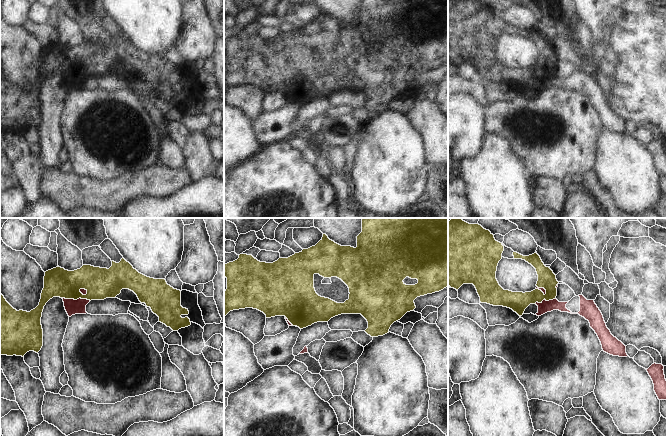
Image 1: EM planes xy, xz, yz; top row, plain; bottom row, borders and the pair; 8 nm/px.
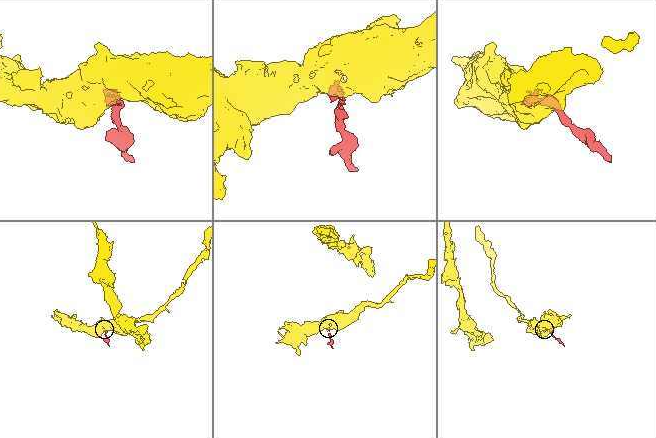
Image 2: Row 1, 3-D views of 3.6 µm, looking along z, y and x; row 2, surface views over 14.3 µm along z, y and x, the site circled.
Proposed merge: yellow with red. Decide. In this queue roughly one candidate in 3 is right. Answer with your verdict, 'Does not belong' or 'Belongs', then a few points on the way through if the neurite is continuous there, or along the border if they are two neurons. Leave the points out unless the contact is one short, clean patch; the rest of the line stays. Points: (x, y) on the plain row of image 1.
Does not belong. Boundary: xy (62, 73), (70, 75), (86, 74), (90, 76)

